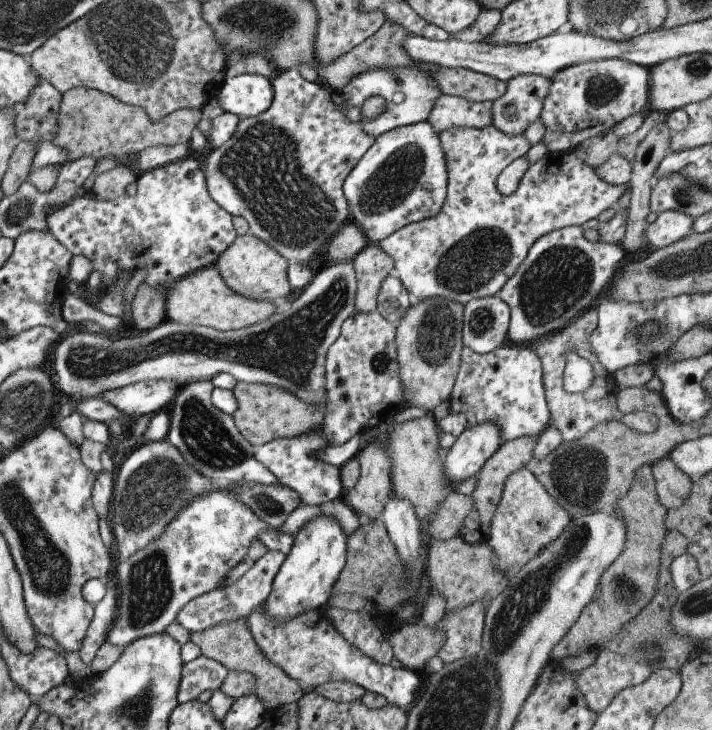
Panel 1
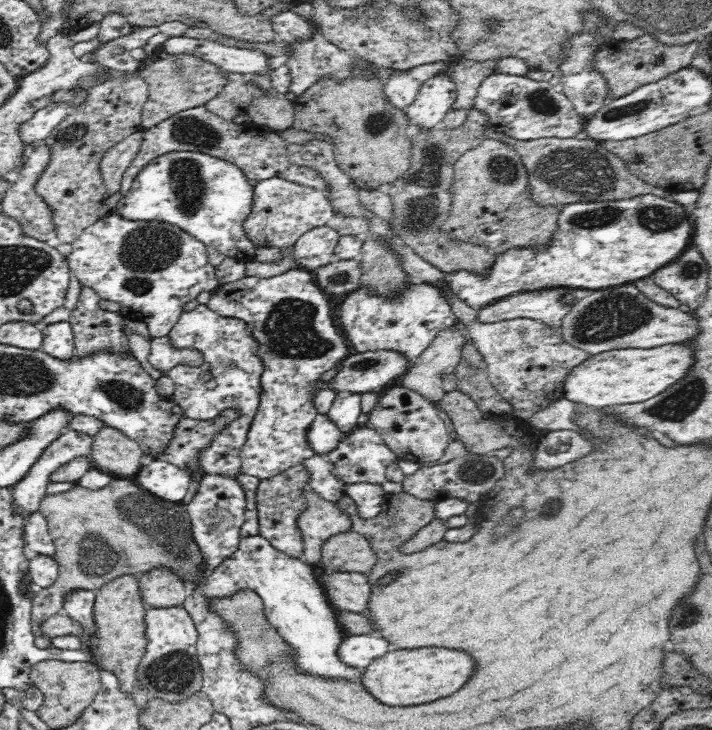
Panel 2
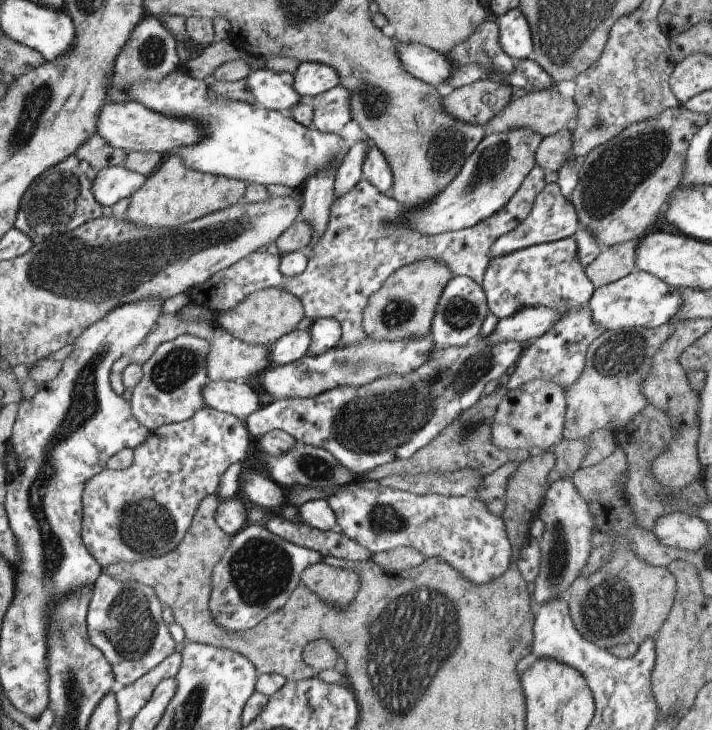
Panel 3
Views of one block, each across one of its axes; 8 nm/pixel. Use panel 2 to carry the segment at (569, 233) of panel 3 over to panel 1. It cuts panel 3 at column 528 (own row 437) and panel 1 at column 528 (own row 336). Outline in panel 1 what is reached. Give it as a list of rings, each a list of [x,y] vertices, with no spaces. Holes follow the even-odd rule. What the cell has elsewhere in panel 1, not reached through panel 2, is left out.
[[[492,125],[484,126],[484,128],[452,127],[439,132],[439,141],[443,153],[445,154],[449,174],[446,200],[442,205],[441,211],[436,217],[406,225],[404,228],[391,234],[388,238],[385,238],[379,243],[379,247],[393,260],[396,276],[402,281],[402,284],[404,284],[413,299],[417,299],[418,301],[426,297],[439,296],[458,301],[464,306],[467,302],[470,302],[470,299],[496,295],[508,282],[508,279],[517,271],[518,265],[521,265],[523,260],[528,256],[530,247],[532,247],[541,236],[564,227],[583,227],[586,224],[594,224],[599,214],[602,214],[607,208],[615,206],[618,199],[624,194],[624,189],[629,185],[628,183],[622,183],[621,185],[607,183],[606,180],[595,171],[595,166],[586,164],[586,161],[578,156],[579,152],[574,148],[566,152],[548,153],[546,156],[540,158],[540,160],[533,162],[528,167],[526,174],[522,177],[520,186],[518,186],[512,194],[503,195],[497,189],[497,178],[503,171],[503,168],[506,168],[511,161],[518,160],[519,157],[525,155],[530,149],[531,145],[526,140],[524,134],[520,134],[520,136],[508,136]]]

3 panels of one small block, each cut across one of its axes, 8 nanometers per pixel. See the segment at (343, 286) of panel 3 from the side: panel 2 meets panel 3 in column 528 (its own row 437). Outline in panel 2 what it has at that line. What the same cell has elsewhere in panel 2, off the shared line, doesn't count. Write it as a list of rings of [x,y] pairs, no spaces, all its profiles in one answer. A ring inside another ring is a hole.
[[[231,408],[222,412],[214,420],[194,420],[182,417],[176,425],[172,440],[158,456],[162,461],[168,461],[186,470],[186,465],[192,466],[202,478],[203,470],[199,468],[197,454],[214,440],[215,434],[229,422],[238,418],[239,412]]]

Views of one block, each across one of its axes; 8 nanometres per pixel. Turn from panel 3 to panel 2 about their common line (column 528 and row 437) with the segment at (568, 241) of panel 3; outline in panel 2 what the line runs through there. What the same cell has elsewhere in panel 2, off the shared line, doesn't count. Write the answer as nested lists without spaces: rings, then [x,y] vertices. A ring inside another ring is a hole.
[[[289,269],[273,278],[244,276],[241,280],[219,286],[208,301],[207,308],[222,317],[243,321],[253,336],[260,341],[257,355],[263,360],[264,370],[260,378],[260,402],[252,419],[246,442],[240,450],[240,471],[259,479],[271,479],[278,473],[304,462],[314,456],[307,439],[307,432],[318,411],[311,398],[319,390],[332,390],[332,382],[318,383],[324,372],[334,368],[348,356],[348,344],[334,324],[330,300],[316,283],[314,272],[307,269]]]

